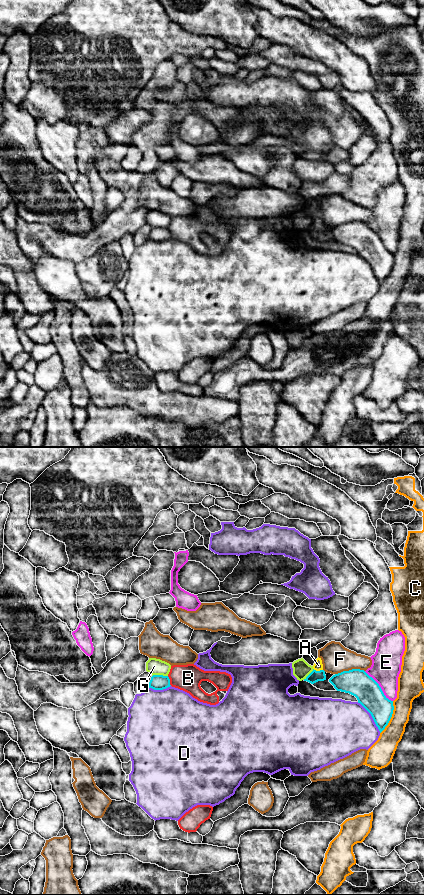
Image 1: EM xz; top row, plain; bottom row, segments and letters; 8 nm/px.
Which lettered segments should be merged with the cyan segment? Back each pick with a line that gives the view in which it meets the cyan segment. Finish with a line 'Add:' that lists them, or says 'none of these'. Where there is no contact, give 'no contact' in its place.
A: meets cyan in xz
Add: A

